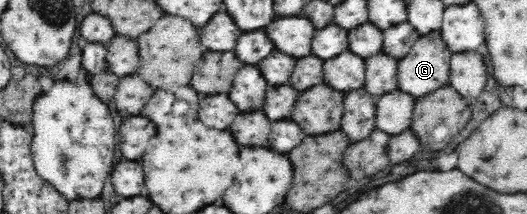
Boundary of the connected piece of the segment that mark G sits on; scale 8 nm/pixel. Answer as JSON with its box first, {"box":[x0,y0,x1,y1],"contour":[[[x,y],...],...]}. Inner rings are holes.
{"box":[398,30,452,98],"contour":[[[440,30],[420,35],[411,51],[398,60],[398,89],[413,98],[423,98],[448,85],[452,54]]]}

